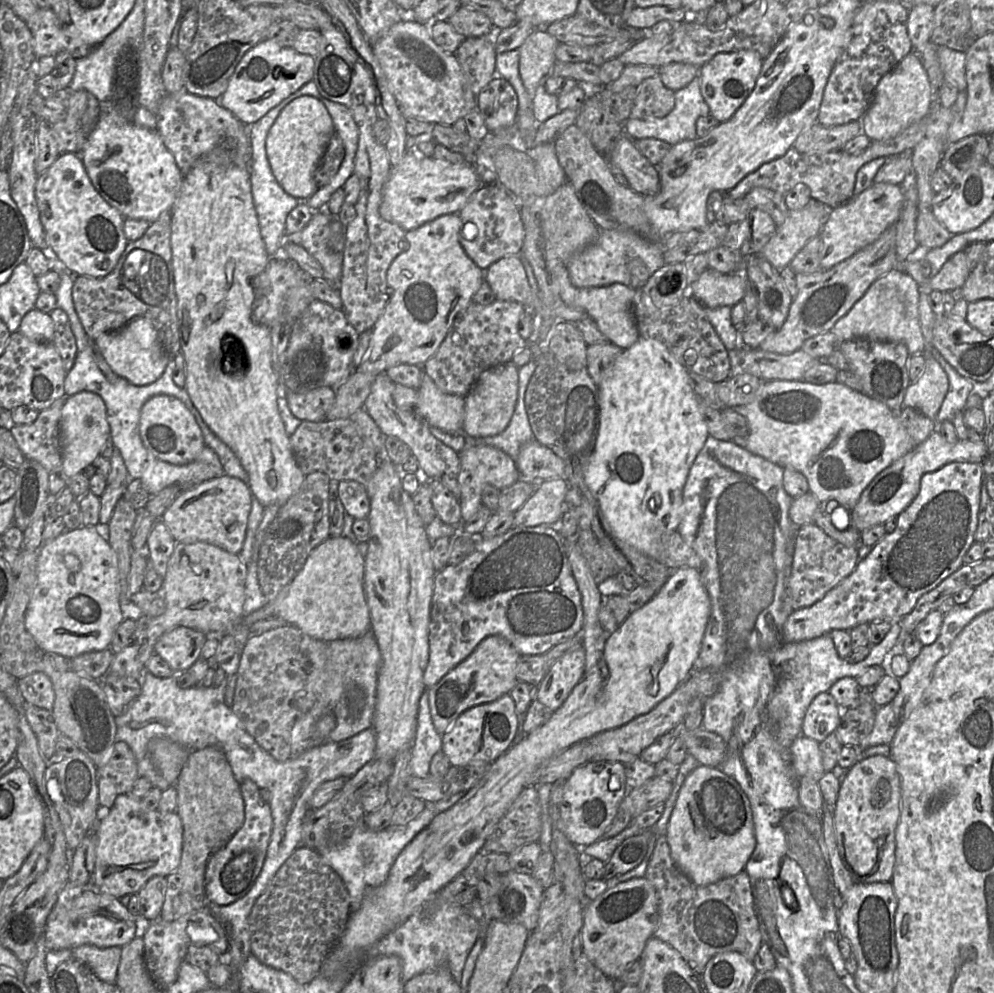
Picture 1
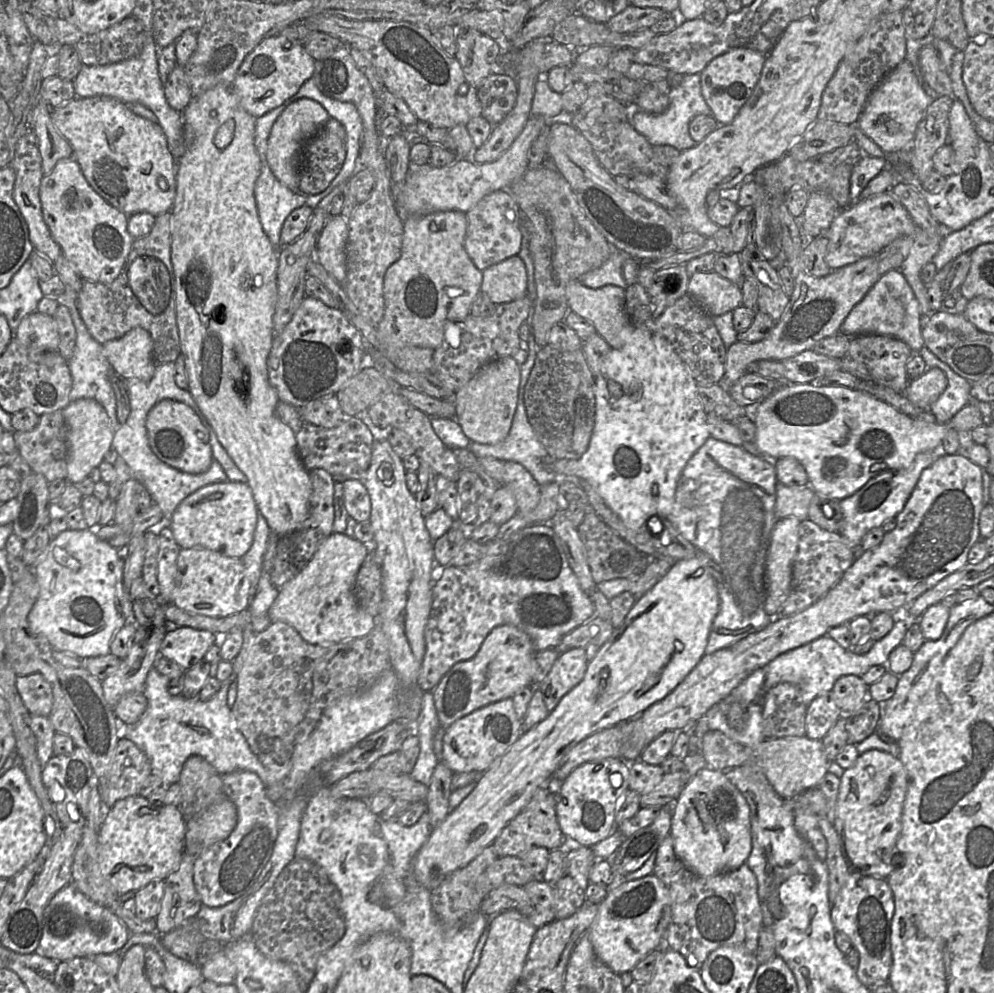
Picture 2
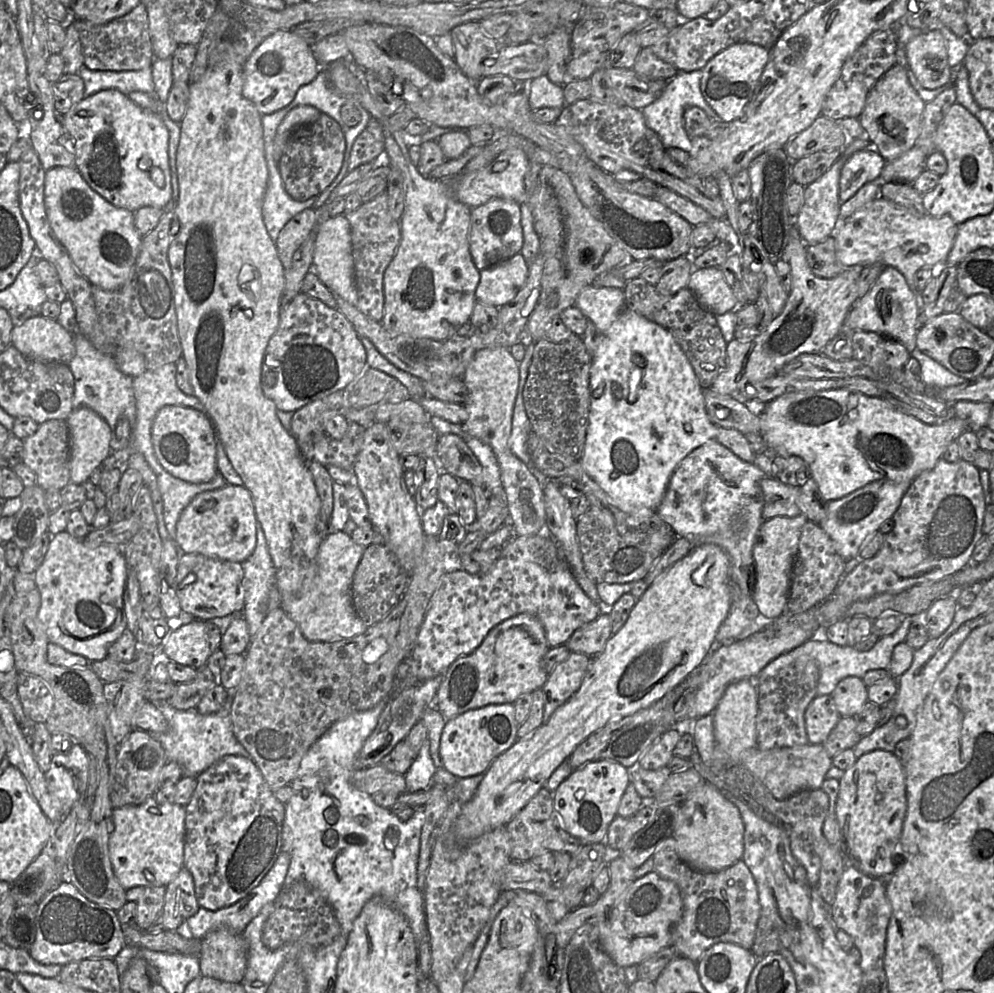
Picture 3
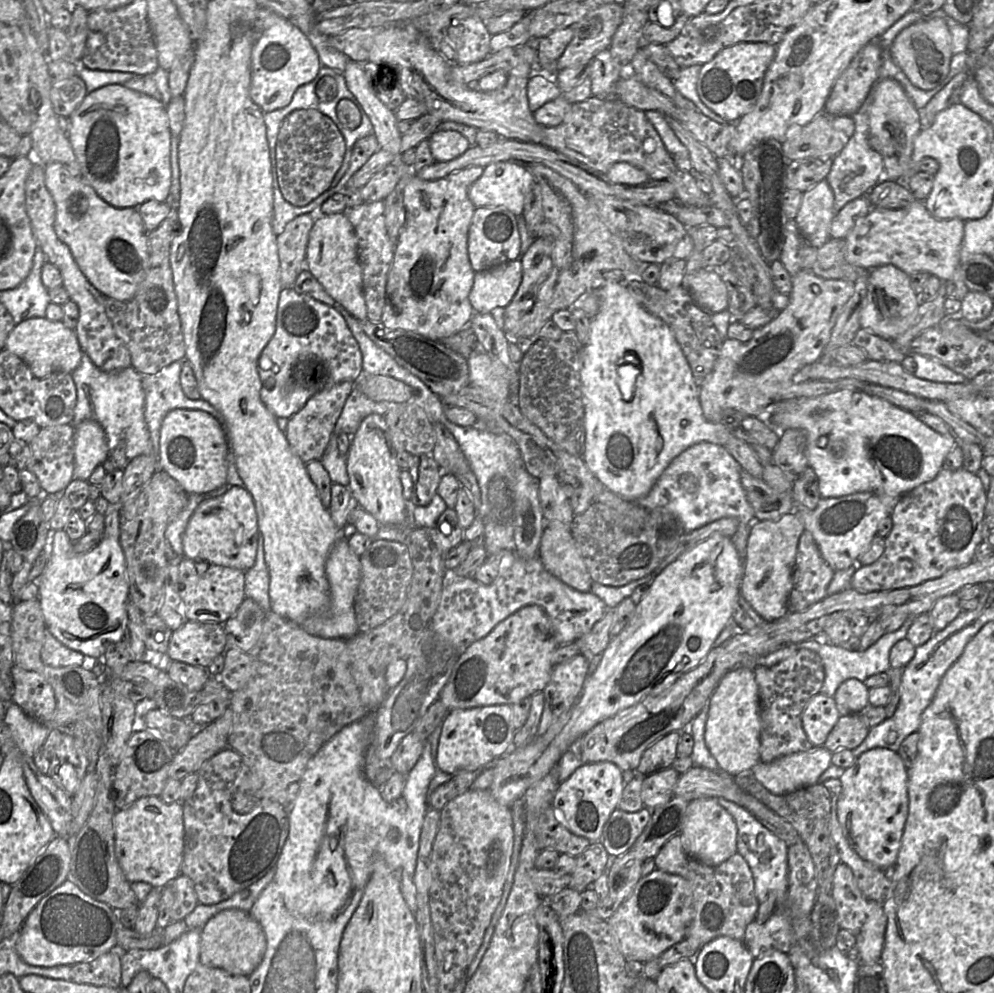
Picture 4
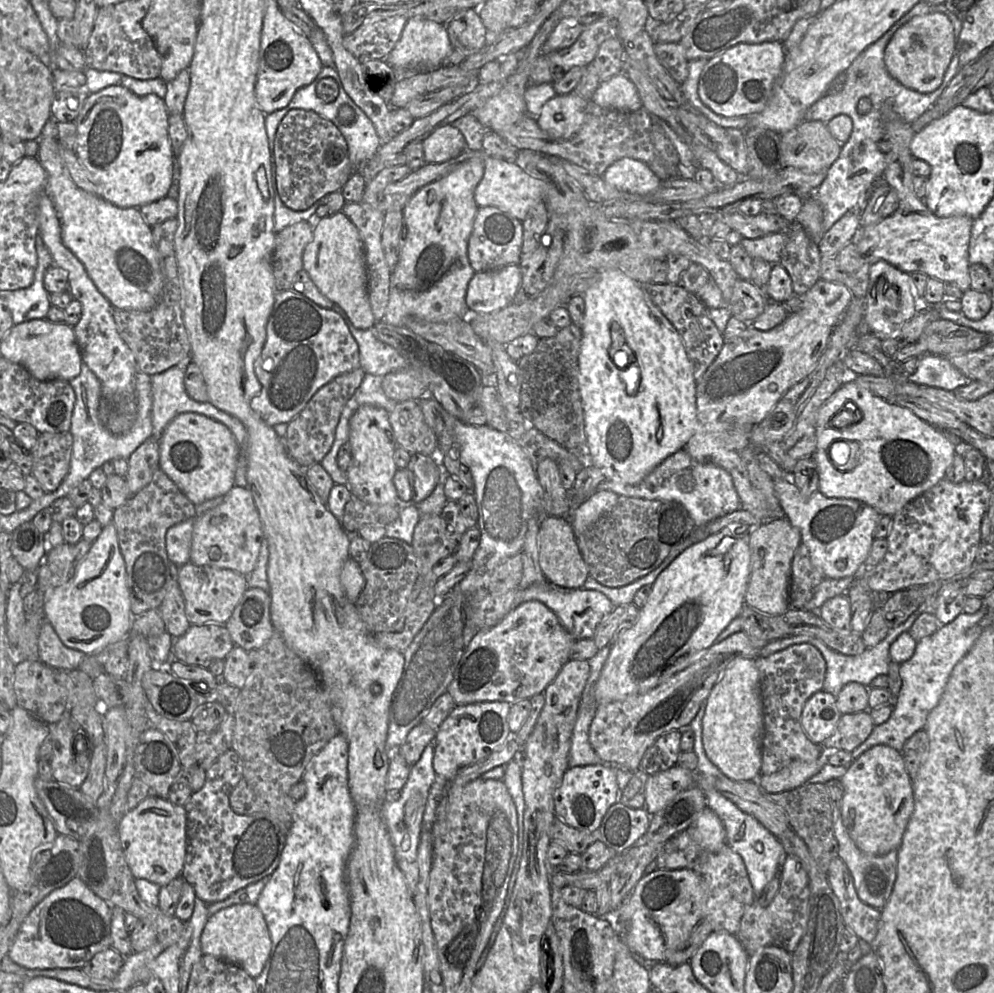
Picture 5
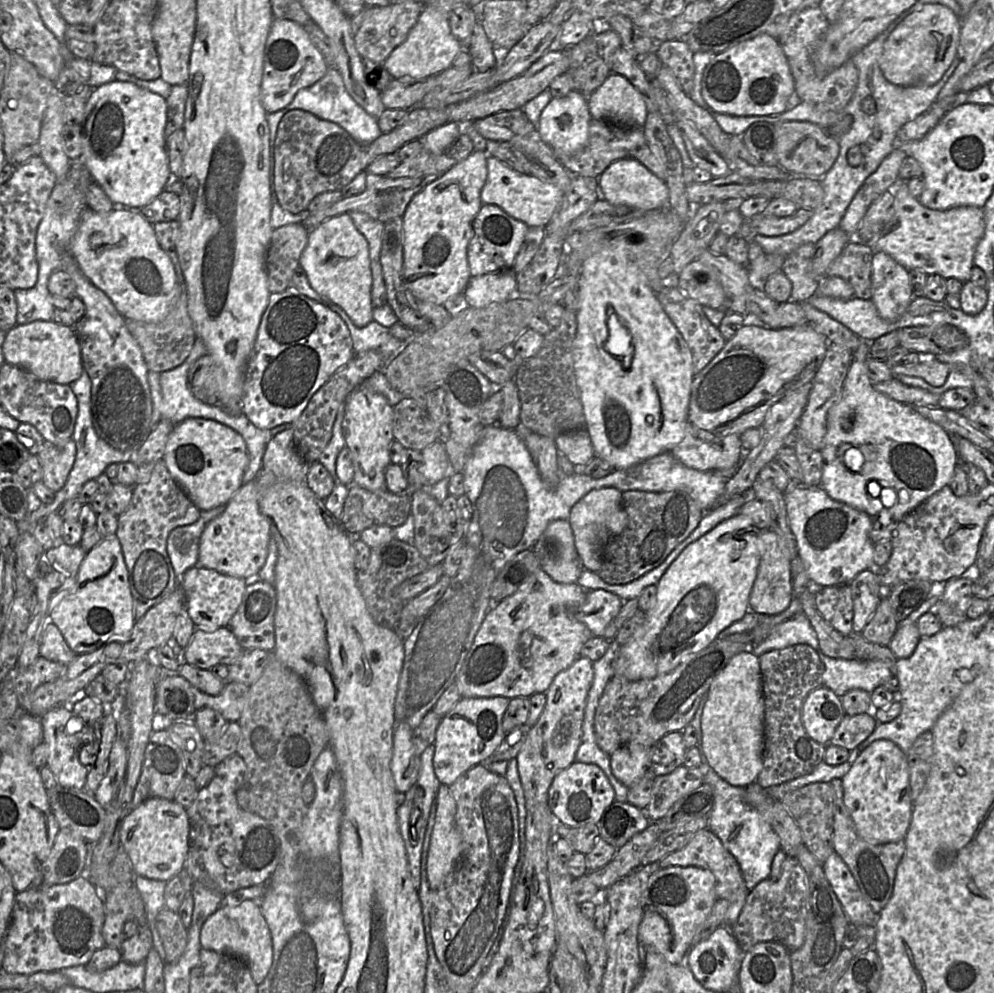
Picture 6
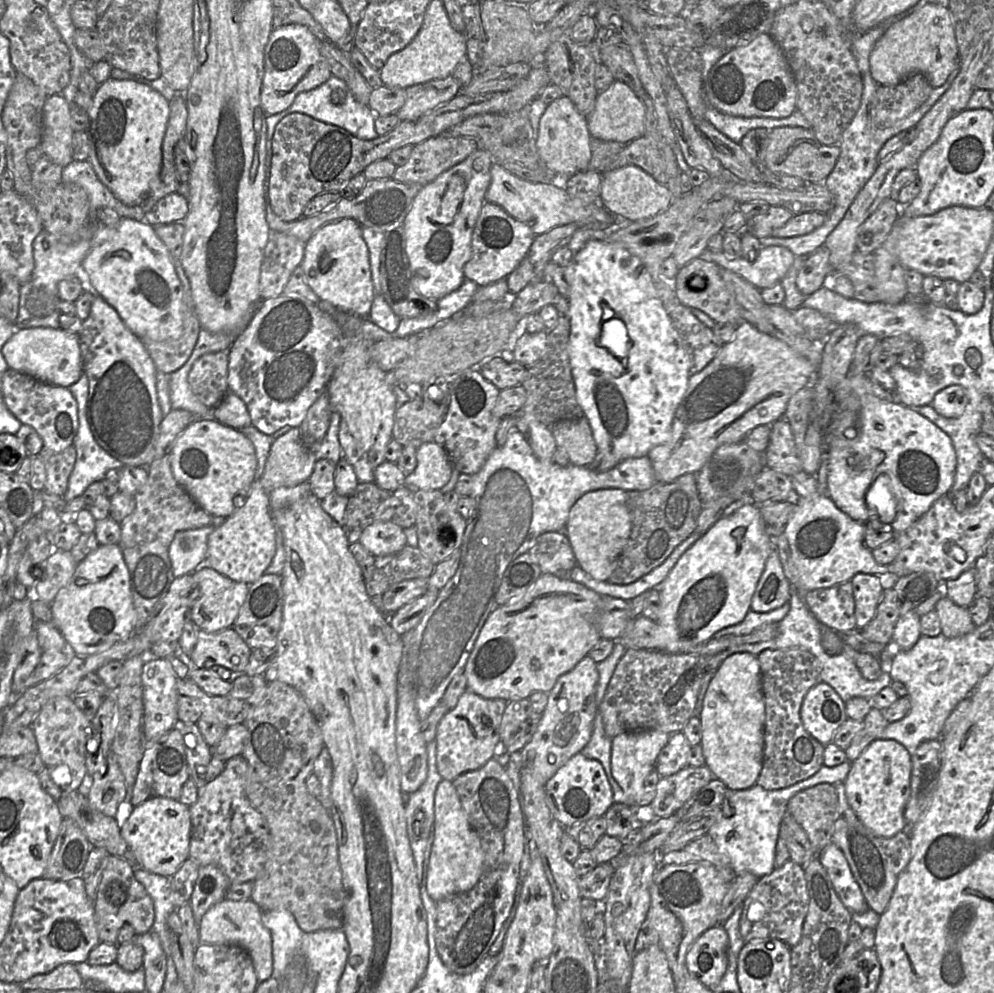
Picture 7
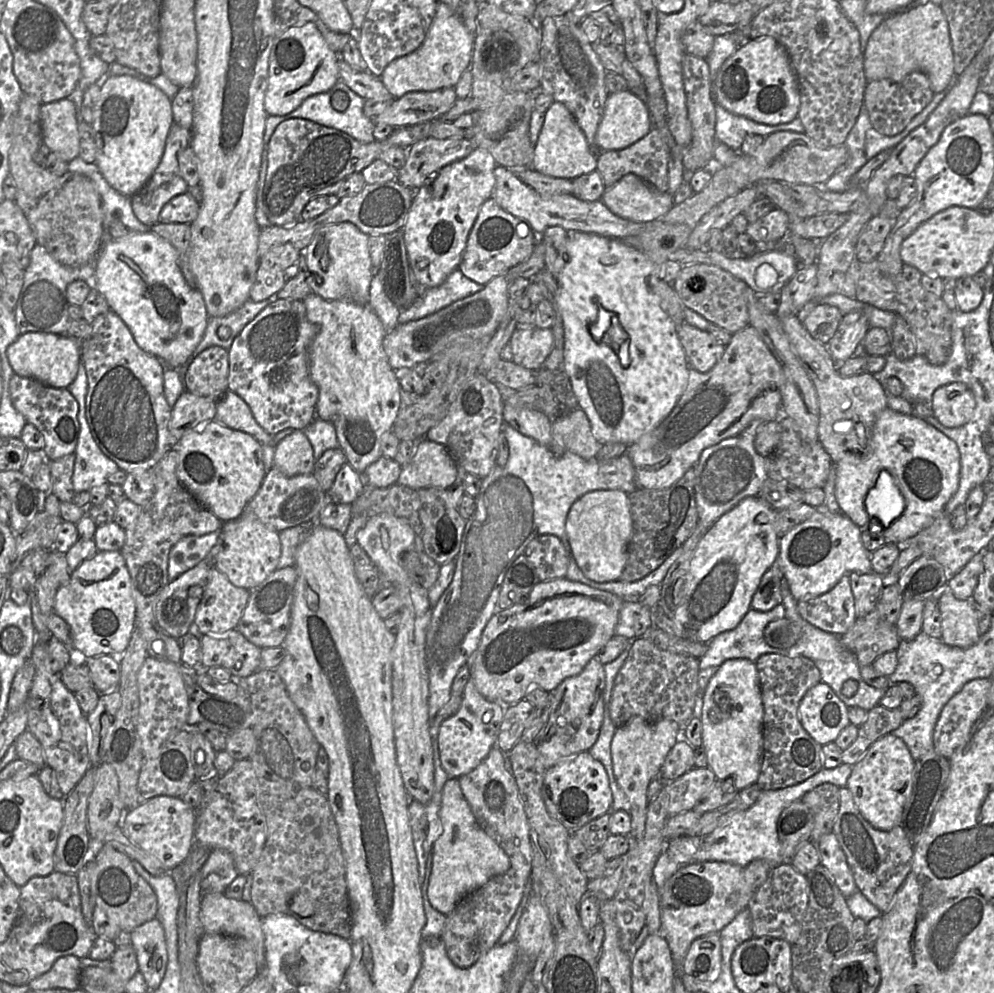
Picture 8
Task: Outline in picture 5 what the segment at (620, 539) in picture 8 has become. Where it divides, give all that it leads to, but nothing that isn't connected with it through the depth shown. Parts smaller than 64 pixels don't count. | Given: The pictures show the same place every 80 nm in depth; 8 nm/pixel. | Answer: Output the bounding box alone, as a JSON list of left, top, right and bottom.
[569,490,619,540]

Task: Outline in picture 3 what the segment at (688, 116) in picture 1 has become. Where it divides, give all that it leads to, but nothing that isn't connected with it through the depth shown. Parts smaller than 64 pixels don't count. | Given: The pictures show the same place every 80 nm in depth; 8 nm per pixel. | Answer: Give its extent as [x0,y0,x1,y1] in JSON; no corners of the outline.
[641,70,720,153]

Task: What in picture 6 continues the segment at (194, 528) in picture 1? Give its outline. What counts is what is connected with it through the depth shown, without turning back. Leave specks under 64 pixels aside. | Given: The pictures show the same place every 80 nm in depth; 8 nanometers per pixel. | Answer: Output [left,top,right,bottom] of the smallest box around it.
[196,478,271,579]

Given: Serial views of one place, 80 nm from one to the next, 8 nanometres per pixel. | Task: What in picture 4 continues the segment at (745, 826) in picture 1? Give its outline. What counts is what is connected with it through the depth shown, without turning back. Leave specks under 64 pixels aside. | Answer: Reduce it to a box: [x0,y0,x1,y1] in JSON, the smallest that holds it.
[679,797,737,866]

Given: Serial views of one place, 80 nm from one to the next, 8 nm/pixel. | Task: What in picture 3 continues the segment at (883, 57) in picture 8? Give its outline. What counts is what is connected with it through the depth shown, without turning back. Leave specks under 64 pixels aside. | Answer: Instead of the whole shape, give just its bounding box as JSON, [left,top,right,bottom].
[906,30,950,89]

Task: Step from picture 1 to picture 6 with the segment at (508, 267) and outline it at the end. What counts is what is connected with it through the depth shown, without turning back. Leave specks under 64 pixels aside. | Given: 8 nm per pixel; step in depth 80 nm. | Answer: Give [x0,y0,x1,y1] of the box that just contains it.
[464,268,517,308]

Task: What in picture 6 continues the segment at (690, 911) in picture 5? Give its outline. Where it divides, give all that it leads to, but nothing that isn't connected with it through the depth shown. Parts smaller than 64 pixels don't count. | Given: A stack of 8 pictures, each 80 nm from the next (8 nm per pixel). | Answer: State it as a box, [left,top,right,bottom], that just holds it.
[638,866,717,963]

